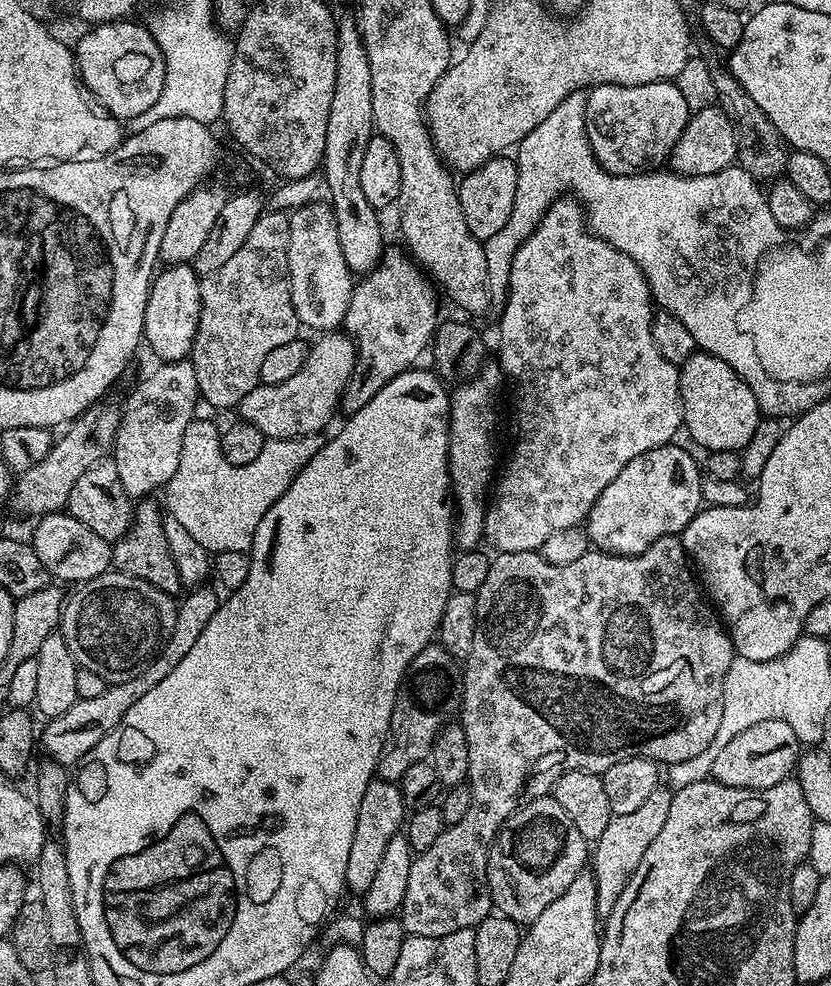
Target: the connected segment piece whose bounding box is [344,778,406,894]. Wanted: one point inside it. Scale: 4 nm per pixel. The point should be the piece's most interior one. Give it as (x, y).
(382, 814)

